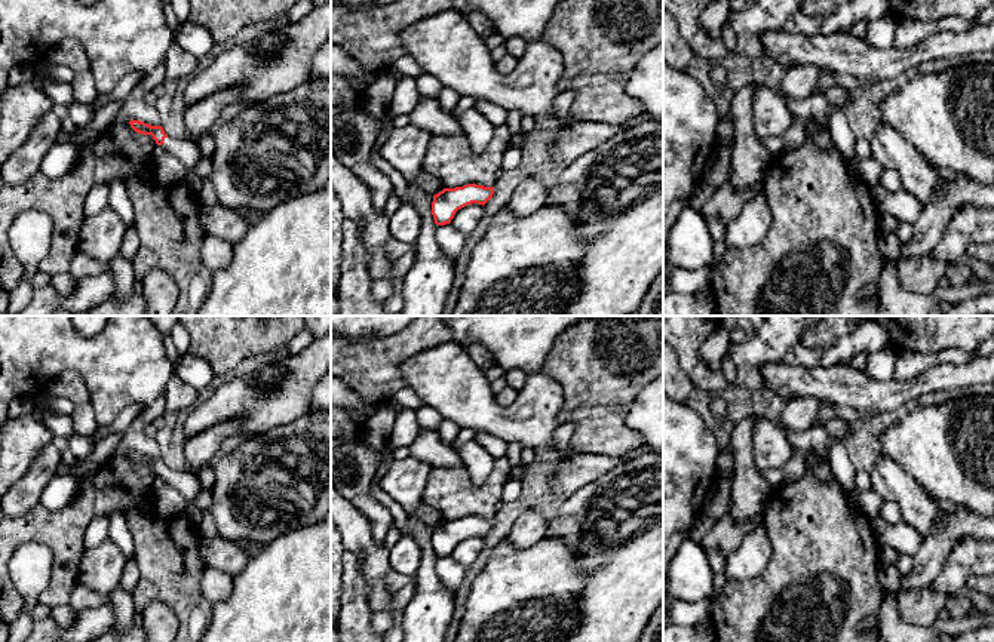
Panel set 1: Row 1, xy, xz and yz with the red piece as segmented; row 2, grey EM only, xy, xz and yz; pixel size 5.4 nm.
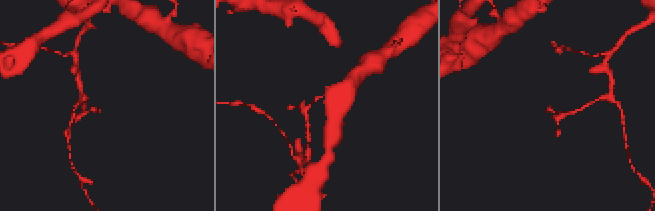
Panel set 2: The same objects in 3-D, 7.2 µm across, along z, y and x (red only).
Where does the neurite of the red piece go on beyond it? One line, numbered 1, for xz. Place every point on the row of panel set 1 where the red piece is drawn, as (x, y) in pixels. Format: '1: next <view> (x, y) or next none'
1: next none

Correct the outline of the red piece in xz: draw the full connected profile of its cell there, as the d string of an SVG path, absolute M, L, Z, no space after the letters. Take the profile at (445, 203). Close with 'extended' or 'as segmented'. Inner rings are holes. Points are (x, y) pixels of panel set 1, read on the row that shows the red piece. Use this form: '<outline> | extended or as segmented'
M466 184L455 188L444 188L433 196L432 215L436 227L450 224L455 212L467 205L485 205L494 194L494 187Z | as segmented

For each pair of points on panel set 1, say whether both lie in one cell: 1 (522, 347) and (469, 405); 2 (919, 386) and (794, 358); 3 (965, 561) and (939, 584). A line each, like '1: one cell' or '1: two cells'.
1: two cells
2: two cells
3: one cell

